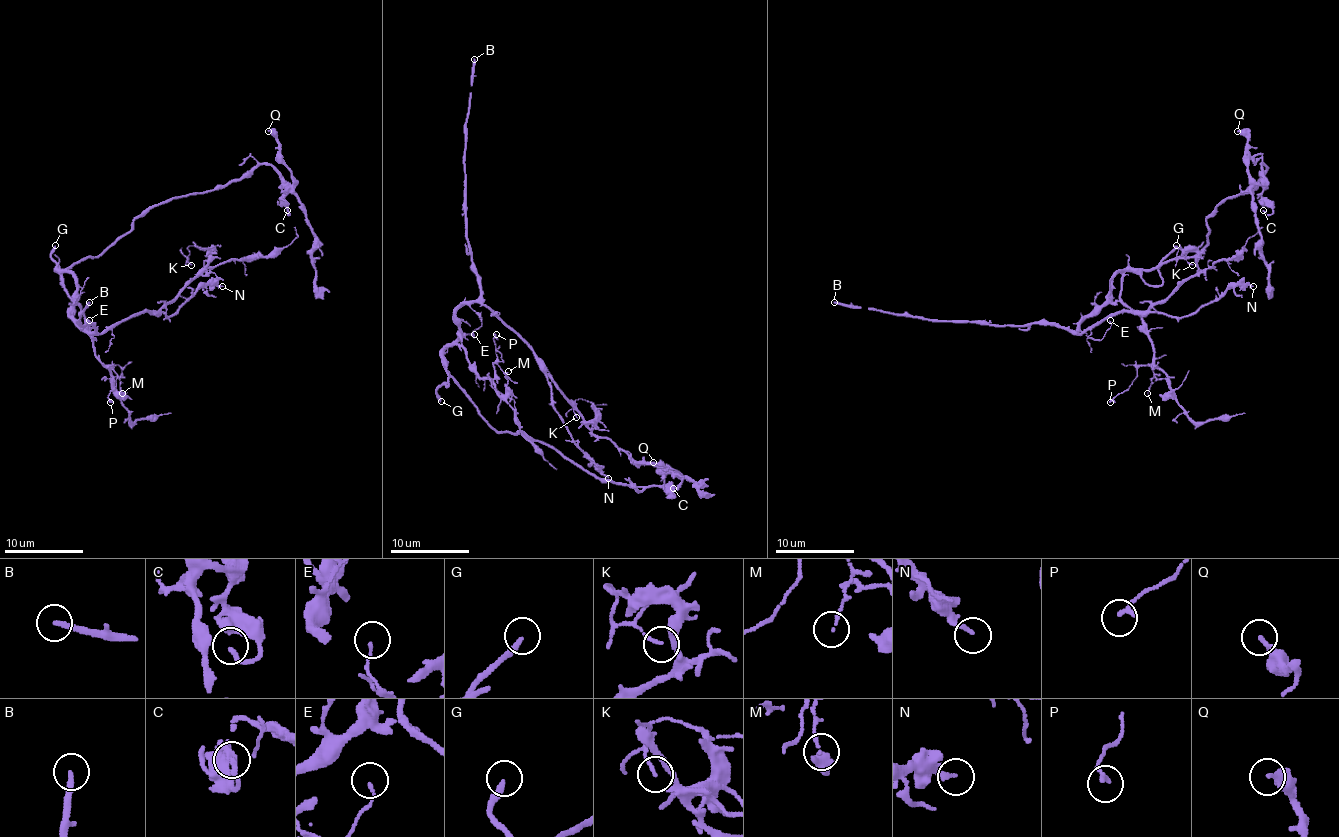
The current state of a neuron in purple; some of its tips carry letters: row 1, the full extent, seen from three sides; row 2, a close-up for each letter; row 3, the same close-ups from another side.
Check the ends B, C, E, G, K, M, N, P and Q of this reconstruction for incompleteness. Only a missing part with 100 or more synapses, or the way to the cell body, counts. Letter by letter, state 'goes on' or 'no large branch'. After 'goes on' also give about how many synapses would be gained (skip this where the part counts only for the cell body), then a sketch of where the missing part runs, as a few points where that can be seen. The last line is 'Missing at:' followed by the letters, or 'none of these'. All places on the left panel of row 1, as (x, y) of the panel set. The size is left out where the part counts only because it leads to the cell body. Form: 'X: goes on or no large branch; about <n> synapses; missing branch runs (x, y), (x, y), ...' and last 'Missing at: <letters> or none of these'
B: no large branch
C: no large branch
E: no large branch
G: goes on; missing branch runs (55, 245), (55, 235), (61, 229), (65, 216)
K: no large branch
M: no large branch
N: no large branch
P: no large branch
Q: no large branch
Missing at: G

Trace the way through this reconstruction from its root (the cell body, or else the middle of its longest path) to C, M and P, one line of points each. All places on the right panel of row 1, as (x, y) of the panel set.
C: (1151, 269), (1192, 257), (1206, 243), (1206, 219), (1253, 188), (1261, 164), (1261, 198), (1273, 212), (1263, 210)
M: (1151, 269), (1127, 269), (1119, 294), (1141, 318), (1153, 347), (1153, 365), (1139, 365), (1153, 371), (1147, 393)
P: (1151, 269), (1127, 269), (1119, 298), (1141, 318), (1153, 347), (1153, 365), (1141, 365), (1131, 385), (1110, 402)

